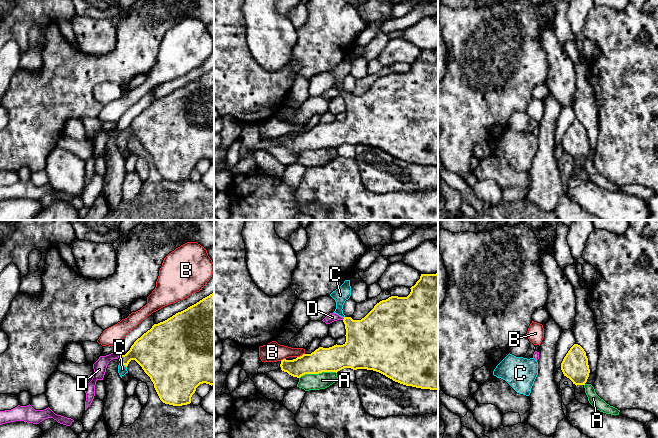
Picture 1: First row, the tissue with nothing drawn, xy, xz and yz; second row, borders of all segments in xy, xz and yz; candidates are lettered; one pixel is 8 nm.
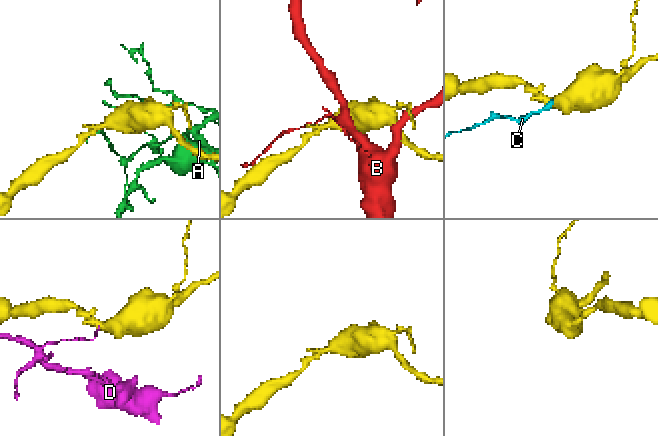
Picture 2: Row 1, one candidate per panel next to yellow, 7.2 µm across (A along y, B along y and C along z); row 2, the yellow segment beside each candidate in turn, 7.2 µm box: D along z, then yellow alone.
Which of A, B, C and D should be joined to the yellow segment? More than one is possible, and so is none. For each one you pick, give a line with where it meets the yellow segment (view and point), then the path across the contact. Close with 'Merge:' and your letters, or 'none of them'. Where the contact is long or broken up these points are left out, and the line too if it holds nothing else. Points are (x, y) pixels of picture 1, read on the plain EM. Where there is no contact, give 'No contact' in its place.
C: Touches yellow at xy (123, 140). Path across: xy (151, 127), (136, 128), (123, 140), (122, 145)
Merge: C

